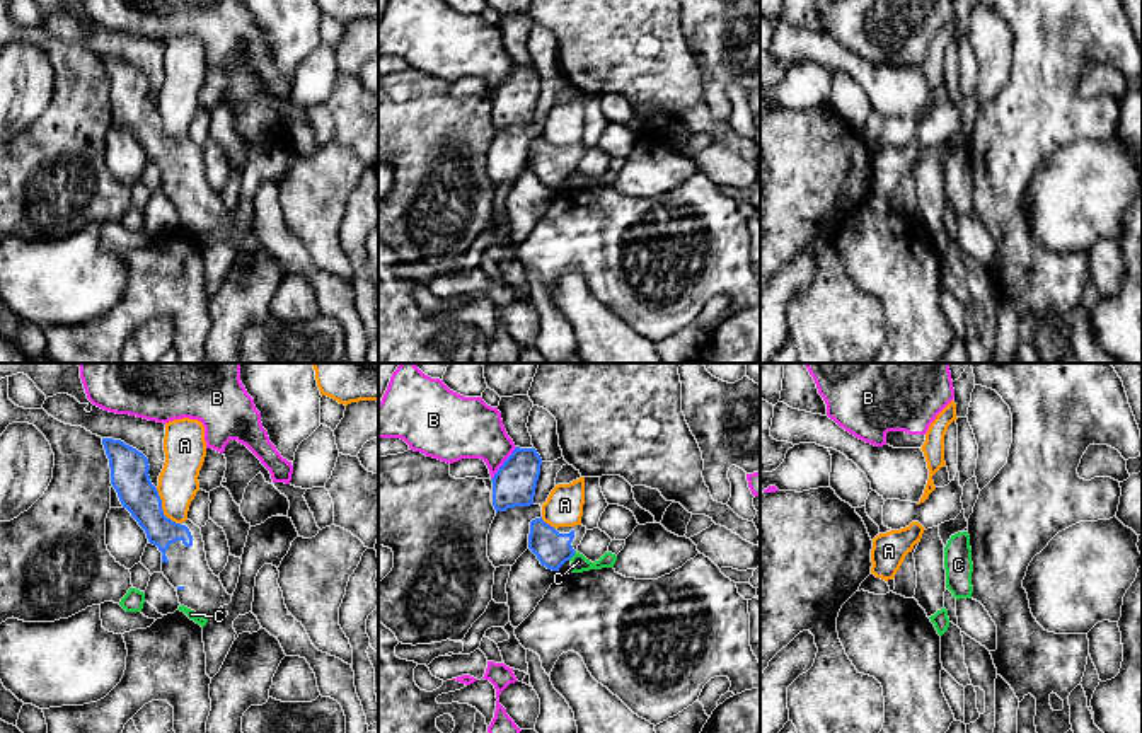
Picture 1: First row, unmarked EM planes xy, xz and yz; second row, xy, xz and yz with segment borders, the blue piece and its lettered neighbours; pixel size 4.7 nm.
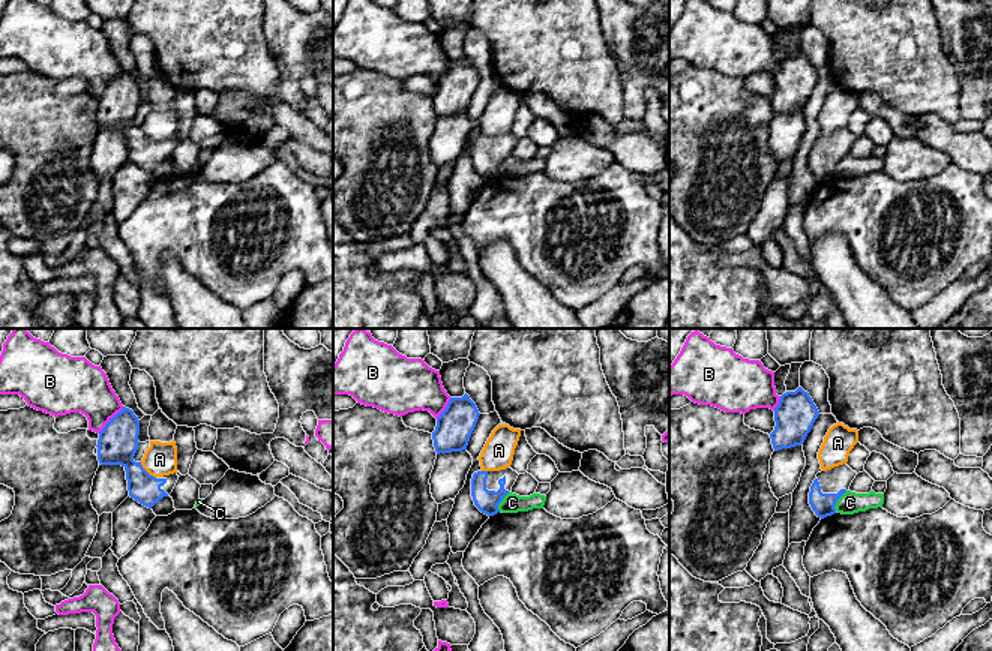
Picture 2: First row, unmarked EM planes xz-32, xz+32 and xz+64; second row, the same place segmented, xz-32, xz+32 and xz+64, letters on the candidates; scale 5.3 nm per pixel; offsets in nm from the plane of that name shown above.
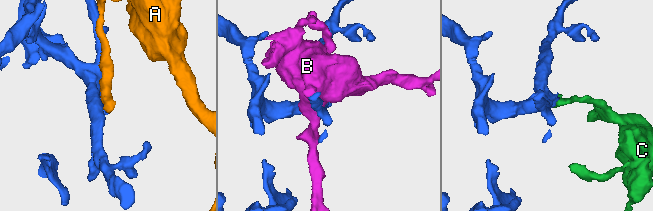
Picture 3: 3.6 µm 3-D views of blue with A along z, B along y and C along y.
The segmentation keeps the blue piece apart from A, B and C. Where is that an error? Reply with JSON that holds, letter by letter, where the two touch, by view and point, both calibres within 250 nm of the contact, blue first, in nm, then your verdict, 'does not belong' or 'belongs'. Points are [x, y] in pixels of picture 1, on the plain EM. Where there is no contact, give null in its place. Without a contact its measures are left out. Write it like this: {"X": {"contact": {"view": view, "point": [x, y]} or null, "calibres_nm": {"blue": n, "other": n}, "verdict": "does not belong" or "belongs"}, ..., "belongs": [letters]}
{"A": {"contact": {"view": "xy", "point": [161, 126]}, "calibres_nm": {"blue": 180, "other": 190}, "verdict": "does not belong"}, "B": {"contact": {"view": "xz", "point": [503, 82]}, "calibres_nm": {"blue": 200, "other": 280}, "verdict": "does not belong"}, "C": {"contact": {"view": "xz", "point": [571, 174]}, "calibres_nm": {"blue": 170, "other": 80}, "verdict": "does not belong"}, "belongs": []}

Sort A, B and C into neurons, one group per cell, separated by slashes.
A / B / C

